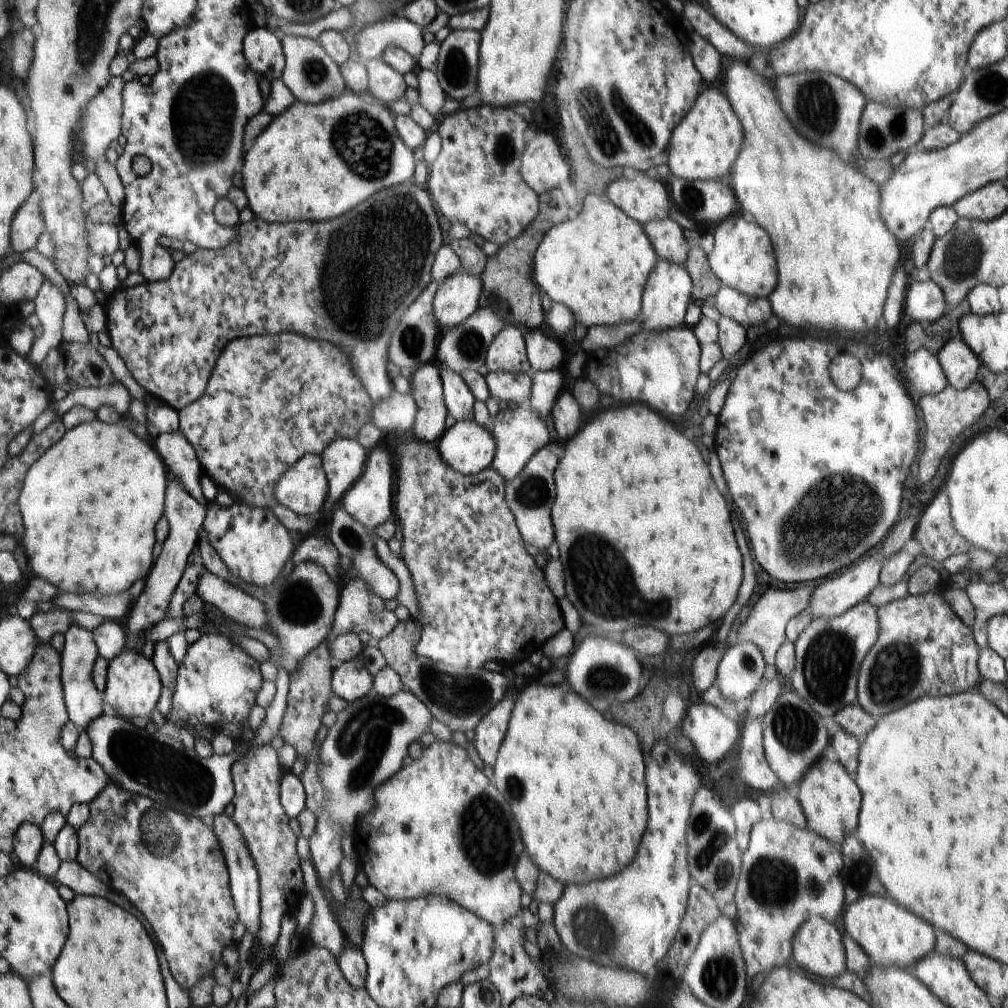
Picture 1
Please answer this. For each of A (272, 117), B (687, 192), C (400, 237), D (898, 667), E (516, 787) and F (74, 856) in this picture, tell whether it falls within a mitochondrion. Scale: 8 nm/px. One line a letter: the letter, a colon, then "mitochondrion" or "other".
A: other
B: mitochondrion
C: mitochondrion
D: mitochondrion
E: mitochondrion
F: other

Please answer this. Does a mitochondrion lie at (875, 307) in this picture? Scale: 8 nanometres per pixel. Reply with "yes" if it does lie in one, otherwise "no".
no

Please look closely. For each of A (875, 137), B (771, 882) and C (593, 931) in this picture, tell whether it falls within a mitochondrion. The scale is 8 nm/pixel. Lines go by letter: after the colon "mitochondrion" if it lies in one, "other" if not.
A: mitochondrion
B: mitochondrion
C: mitochondrion

